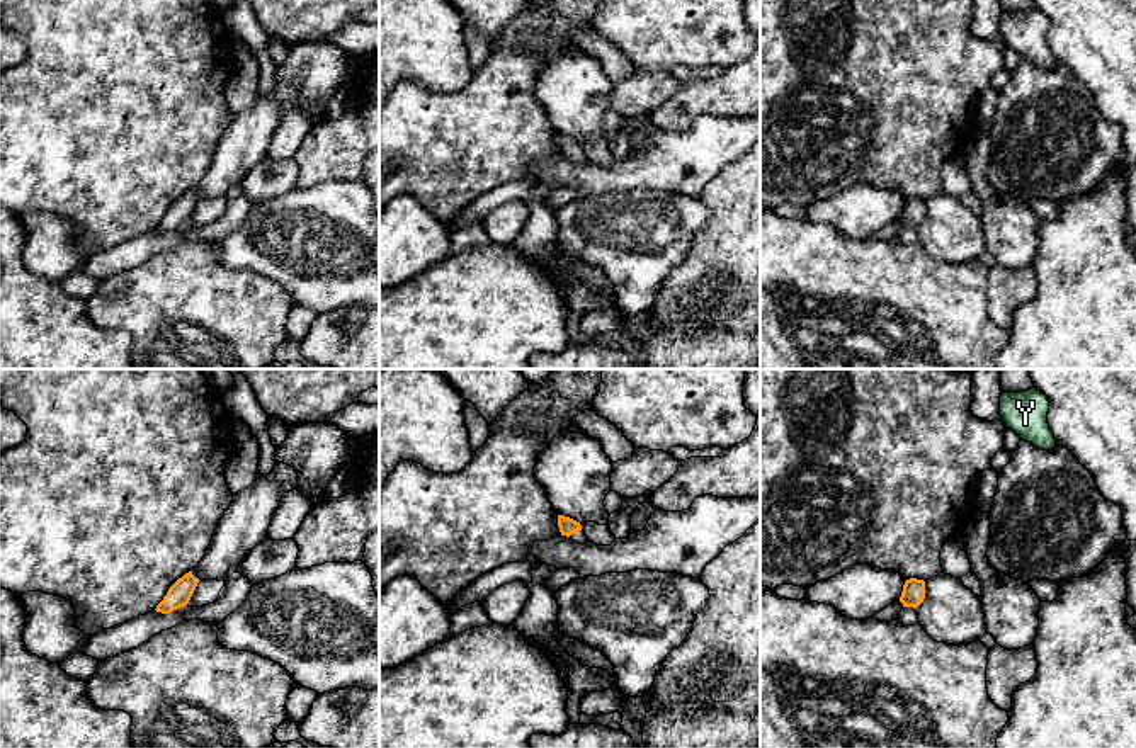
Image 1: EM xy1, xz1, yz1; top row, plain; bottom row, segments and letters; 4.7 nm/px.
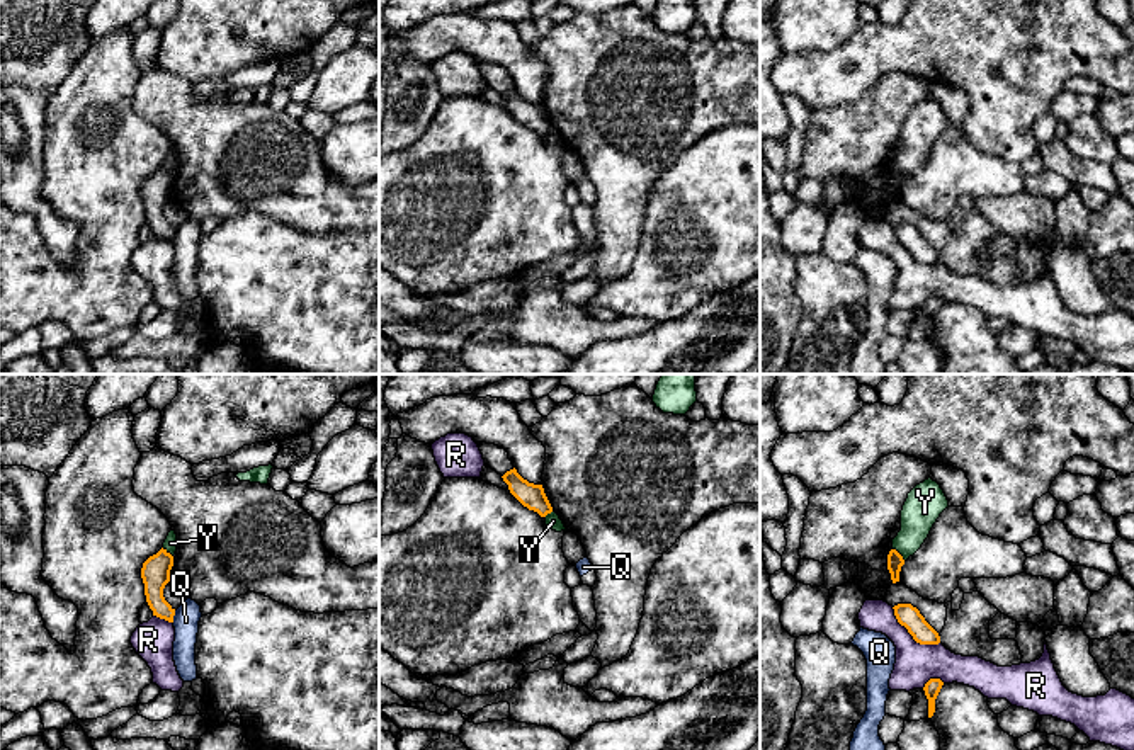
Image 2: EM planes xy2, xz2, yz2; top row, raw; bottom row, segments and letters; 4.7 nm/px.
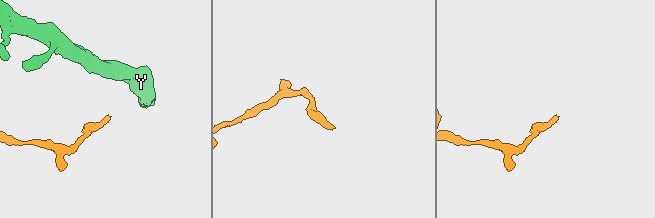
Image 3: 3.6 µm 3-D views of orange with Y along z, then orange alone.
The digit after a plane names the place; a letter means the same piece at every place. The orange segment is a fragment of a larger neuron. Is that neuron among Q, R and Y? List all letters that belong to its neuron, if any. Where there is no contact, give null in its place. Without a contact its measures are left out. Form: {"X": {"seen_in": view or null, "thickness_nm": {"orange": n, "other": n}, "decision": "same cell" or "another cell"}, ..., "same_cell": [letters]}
{"Q": {"seen_in": "xy2", "thickness_nm": {"orange": 140, "other": 130}, "decision": "another cell"}, "R": {"seen_in": "yz2", "thickness_nm": {"orange": 110, "other": 190}, "decision": "another cell"}, "Y": {"seen_in": "yz2", "thickness_nm": {"orange": 80, "other": 170}, "decision": "another cell"}, "same_cell": []}

